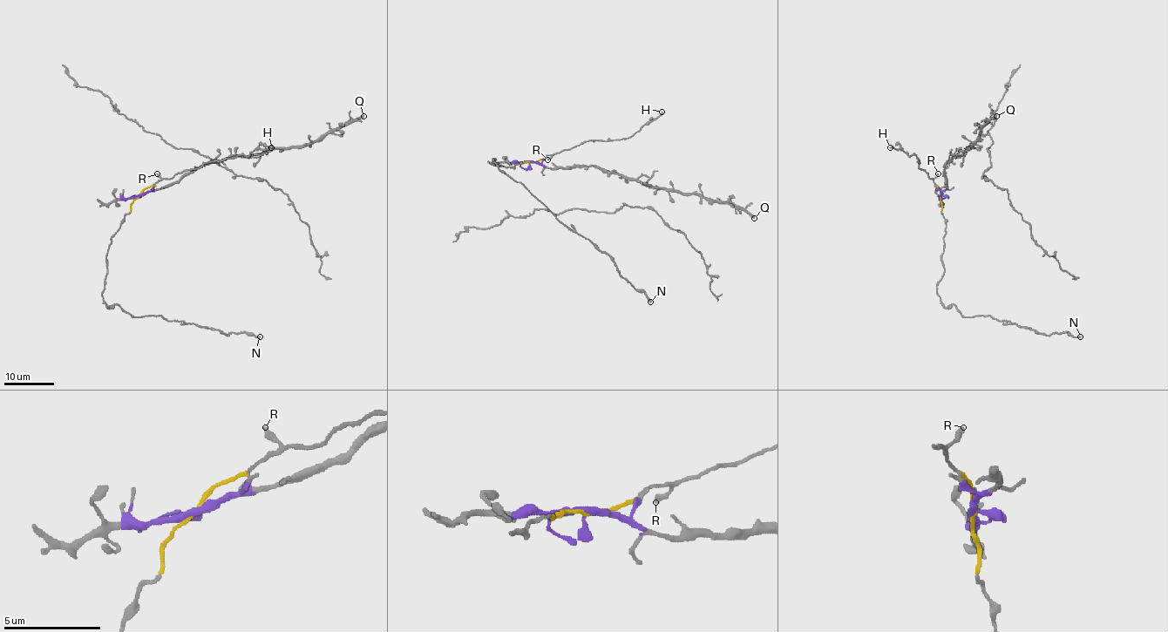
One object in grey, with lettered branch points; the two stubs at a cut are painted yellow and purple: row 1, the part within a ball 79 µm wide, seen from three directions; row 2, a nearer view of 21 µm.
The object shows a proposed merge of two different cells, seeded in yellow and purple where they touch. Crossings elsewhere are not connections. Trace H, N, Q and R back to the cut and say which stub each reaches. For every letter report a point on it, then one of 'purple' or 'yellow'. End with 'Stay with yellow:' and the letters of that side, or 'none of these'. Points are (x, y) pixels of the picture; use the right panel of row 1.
H: (890, 147) | yellow
N: (1080, 336) | yellow
Q: (996, 116) | purple
R: (938, 173) | yellow
Stay with yellow: H, N, R

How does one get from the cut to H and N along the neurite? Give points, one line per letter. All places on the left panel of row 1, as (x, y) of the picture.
H: (138, 196), (162, 180), (200, 168), (206, 162), (247, 155), (254, 149), (272, 146)
N: (138, 196), (112, 237), (103, 302), (108, 307), (118, 304), (134, 316), (160, 316), (227, 335), (261, 336)

